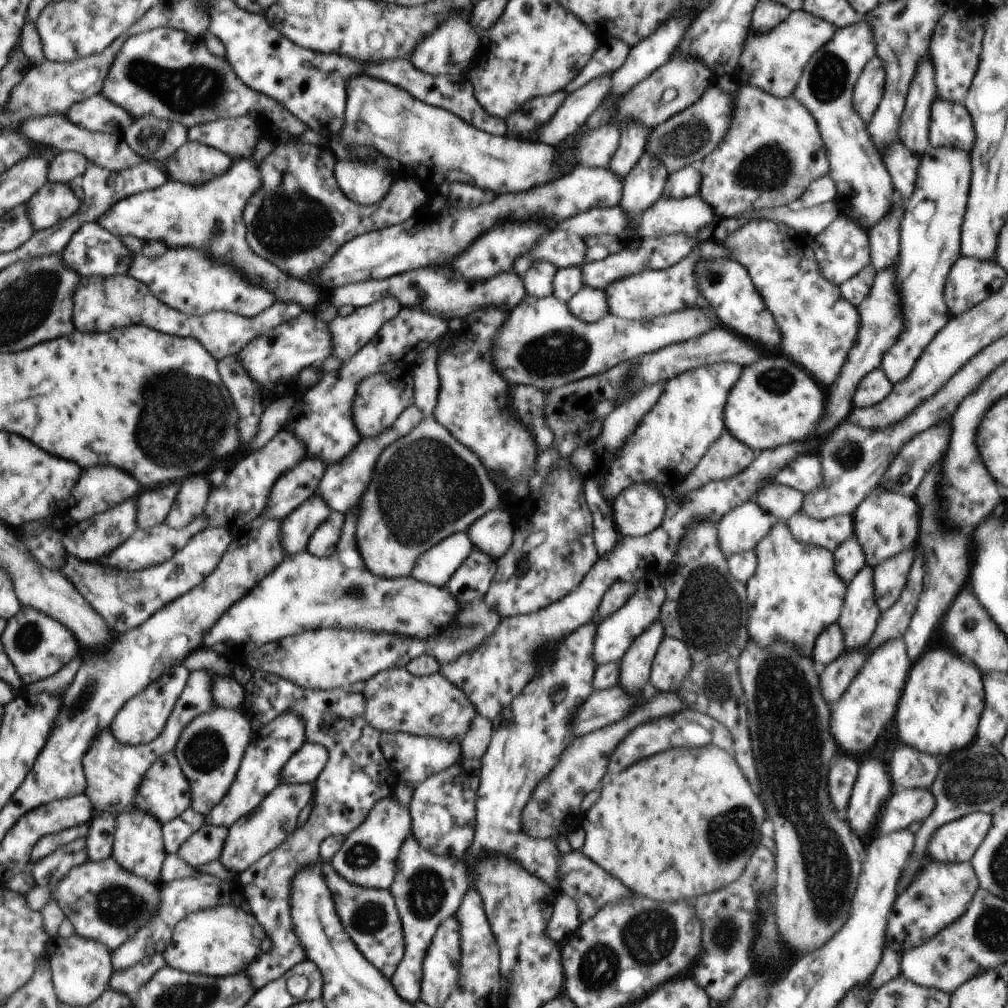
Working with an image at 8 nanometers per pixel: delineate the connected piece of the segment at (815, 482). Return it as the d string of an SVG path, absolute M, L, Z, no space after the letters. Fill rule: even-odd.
M818 453L808 454L798 457L792 464L784 467L768 483L780 483L808 495L823 484L825 478L822 472Z

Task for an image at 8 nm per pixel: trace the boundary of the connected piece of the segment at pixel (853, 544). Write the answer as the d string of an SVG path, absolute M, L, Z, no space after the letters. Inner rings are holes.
M855 536L844 541L834 552L835 573L848 584L866 565L865 552Z

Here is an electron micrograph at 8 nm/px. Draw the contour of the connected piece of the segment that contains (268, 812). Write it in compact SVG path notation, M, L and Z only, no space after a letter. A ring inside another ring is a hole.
M283 784L278 785L264 800L254 813L239 818L230 828L227 845L219 858L236 877L244 873L248 866L254 865L264 854L279 848L295 831L300 812L313 800L314 784Z

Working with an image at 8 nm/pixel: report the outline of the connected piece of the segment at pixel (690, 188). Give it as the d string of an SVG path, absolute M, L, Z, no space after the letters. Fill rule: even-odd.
M686 165L679 171L668 174L663 196L666 198L681 199L699 194L701 174L698 165Z

